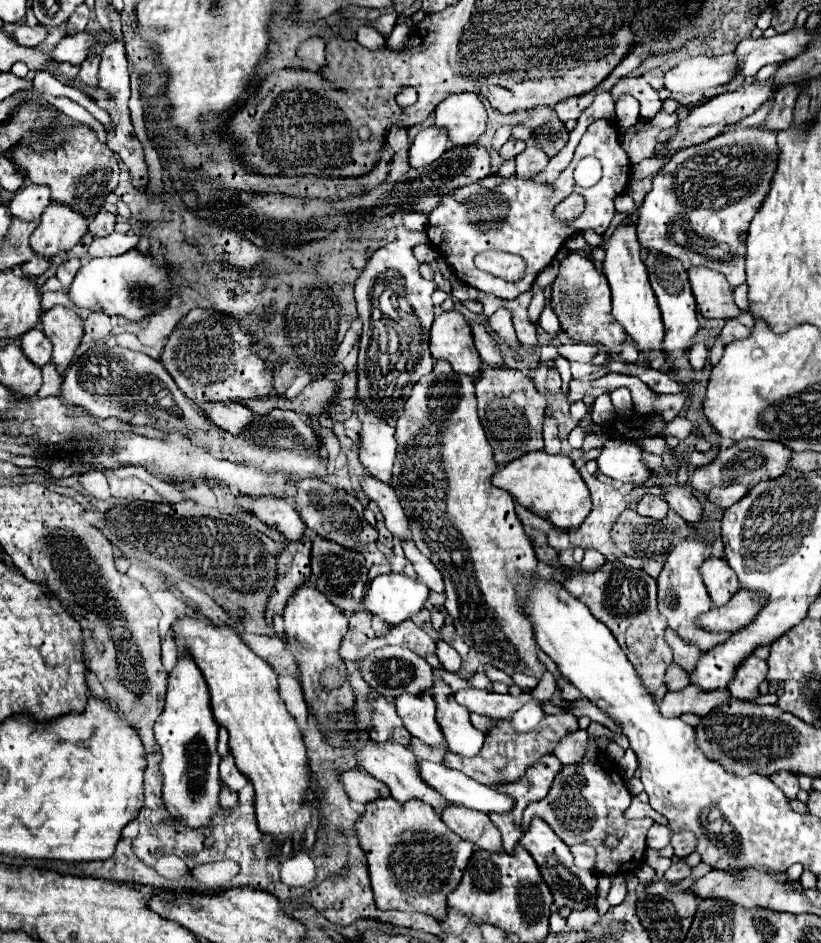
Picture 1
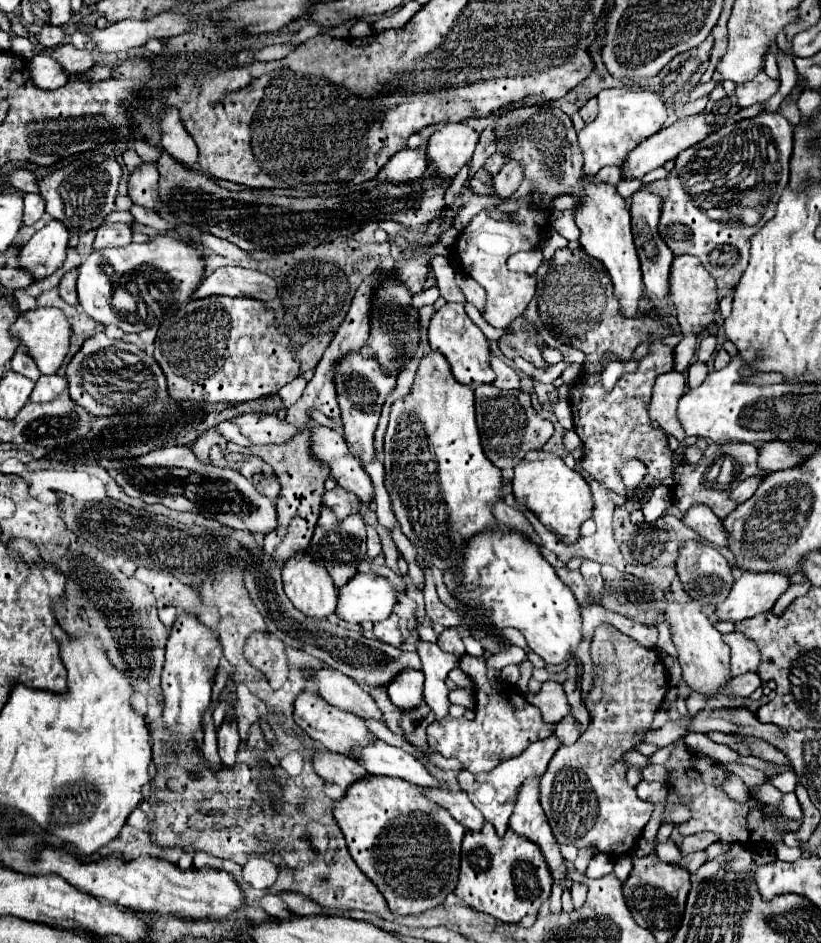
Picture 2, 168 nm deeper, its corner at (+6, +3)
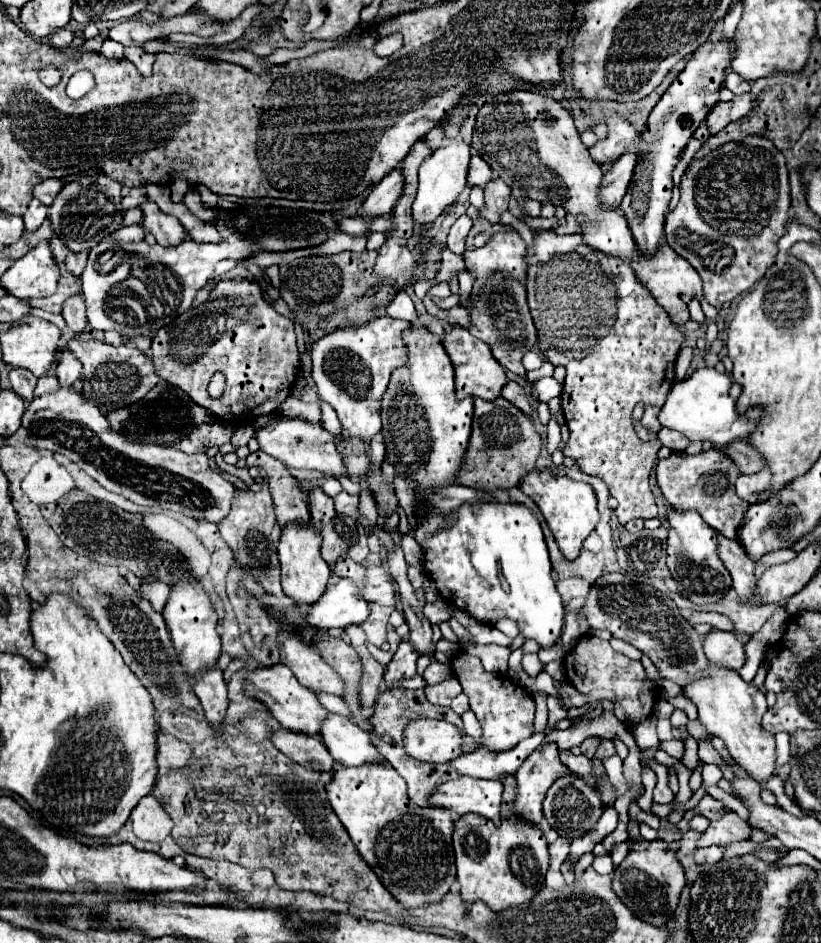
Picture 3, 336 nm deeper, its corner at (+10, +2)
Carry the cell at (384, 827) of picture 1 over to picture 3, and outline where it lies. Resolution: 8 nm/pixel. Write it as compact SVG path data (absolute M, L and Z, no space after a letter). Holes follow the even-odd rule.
M336 762L336 770L332 770L332 778L326 784L326 792L334 812L338 814L340 822L348 830L358 852L398 902L416 908L422 904L442 900L442 896L450 890L452 882L456 880L456 864L454 864L454 850L452 850L454 818L450 810L420 808L412 804L410 798L406 796L406 782L388 764L366 762L364 766L348 768L342 762Z

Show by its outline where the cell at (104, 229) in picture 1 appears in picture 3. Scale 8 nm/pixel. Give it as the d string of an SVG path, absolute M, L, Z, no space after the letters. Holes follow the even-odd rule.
M70 252L66 258L66 270L70 270L70 274L74 274L74 276L80 276L86 266L86 256L88 256L88 252L80 252L80 254Z

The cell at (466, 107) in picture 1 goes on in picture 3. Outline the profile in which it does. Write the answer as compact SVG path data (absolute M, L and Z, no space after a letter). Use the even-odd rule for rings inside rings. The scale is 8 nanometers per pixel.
M450 140L446 146L434 150L432 158L424 160L424 164L420 166L418 194L412 204L414 222L422 226L432 224L440 214L446 212L448 206L452 206L458 200L460 192L466 188L468 164L470 164L470 146L464 140Z

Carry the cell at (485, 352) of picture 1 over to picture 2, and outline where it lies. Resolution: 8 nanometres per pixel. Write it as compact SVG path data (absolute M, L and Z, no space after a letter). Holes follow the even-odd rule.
M490 353L490 365L492 365L492 371L496 373L496 379L494 379L496 387L504 387L504 389L520 387L520 379L518 379L516 371L512 367L508 367L502 359L498 359L498 355Z

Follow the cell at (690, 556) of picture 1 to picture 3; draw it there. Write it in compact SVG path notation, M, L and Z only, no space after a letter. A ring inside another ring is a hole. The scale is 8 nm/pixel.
M710 662L708 678L696 680L694 684L686 686L688 698L698 706L700 722L716 736L726 742L726 748L732 760L756 782L766 782L772 778L776 768L776 744L774 736L768 734L760 722L766 712L766 696L756 690L752 684L746 684L734 670L716 666Z

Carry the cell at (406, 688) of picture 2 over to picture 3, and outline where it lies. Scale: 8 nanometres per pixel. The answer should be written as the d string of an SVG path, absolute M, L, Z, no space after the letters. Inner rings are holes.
M402 640L392 662L388 664L386 668L386 674L384 674L384 680L386 680L386 686L388 688L394 688L394 686L400 686L400 680L402 678L410 678L416 674L416 660L418 660L420 654L416 654L412 650L412 646L408 646L408 640Z

